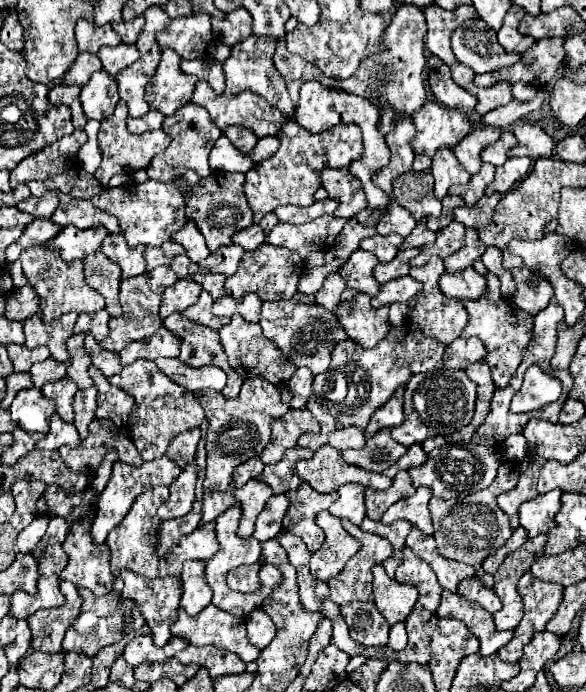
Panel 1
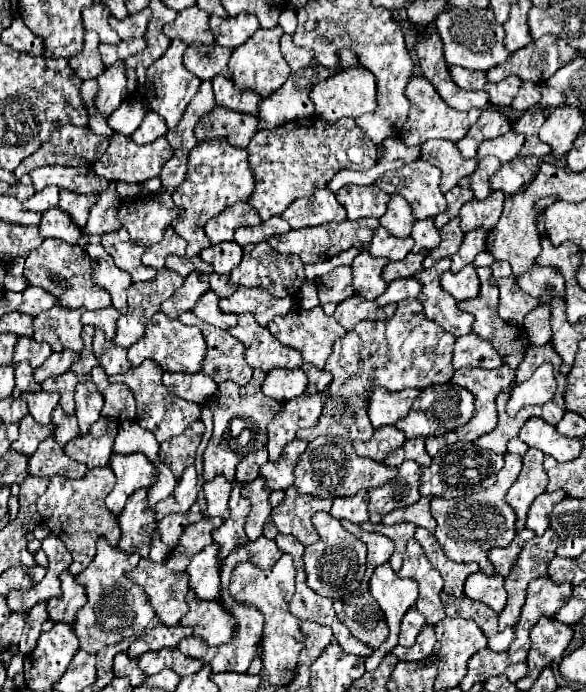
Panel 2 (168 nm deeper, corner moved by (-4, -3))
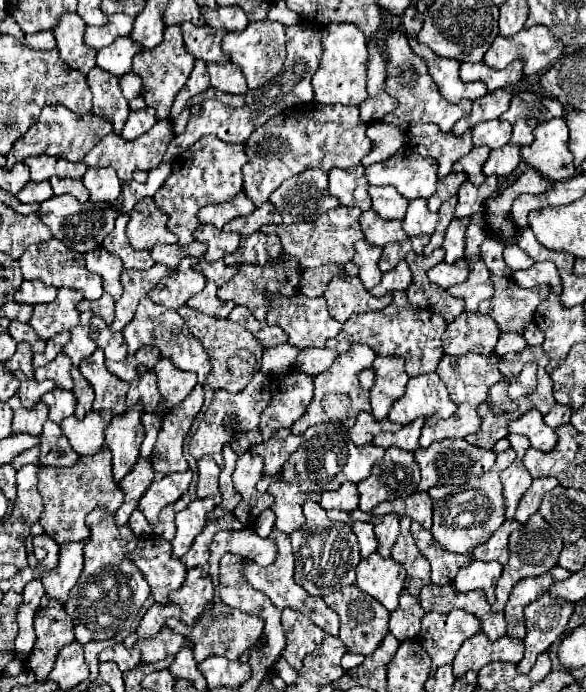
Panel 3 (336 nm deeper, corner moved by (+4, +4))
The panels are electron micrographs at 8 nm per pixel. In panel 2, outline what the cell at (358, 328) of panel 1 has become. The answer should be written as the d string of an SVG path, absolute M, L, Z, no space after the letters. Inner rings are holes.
M354 294L336 306L334 318L342 328L352 330L360 320L386 320L394 312L394 308L394 304L388 308L380 308L376 302L364 300L364 296Z

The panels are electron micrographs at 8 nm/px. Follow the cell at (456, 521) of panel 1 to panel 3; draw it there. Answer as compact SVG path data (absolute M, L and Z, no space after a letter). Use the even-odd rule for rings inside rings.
M510 447L496 457L496 465L492 471L484 473L484 477L472 479L468 485L454 487L454 485L436 485L428 493L434 503L434 525L432 535L434 539L452 553L460 555L472 555L472 549L492 537L496 529L506 521L506 507L504 507L504 495L502 495L502 483L500 473L512 465L516 459L516 451Z

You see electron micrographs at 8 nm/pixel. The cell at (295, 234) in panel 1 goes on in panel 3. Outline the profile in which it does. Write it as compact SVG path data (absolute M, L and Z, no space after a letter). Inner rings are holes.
M336 207L328 213L324 213L322 217L318 217L318 221L312 223L292 223L292 225L264 225L260 231L262 233L274 233L280 237L282 247L288 255L298 257L300 267L308 269L308 267L316 267L316 265L326 265L326 263L338 263L344 265L352 259L354 255L354 243L358 239L364 239L364 233L360 229L360 209L356 207Z

